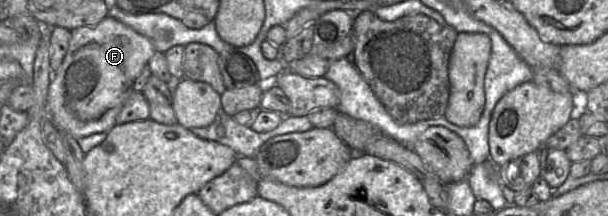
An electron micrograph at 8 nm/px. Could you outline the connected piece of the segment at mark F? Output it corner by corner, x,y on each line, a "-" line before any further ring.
106,16
95,26
82,26
70,31
69,48
60,69
54,72
51,79
47,104
49,116
58,130
79,139
95,133
109,132
116,125
117,115
134,91
134,81
156,50
149,38
113,17

